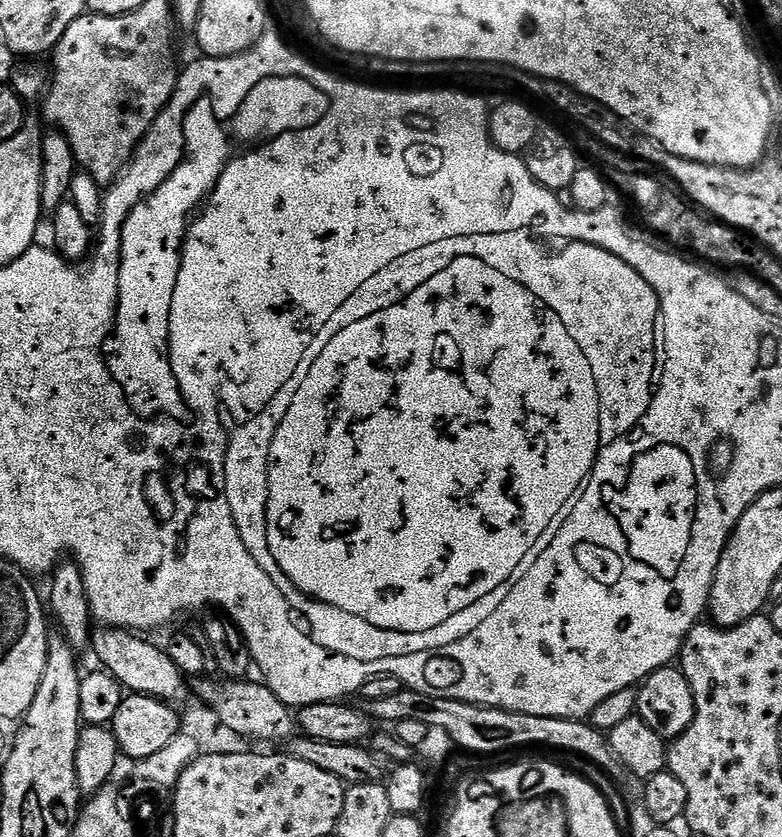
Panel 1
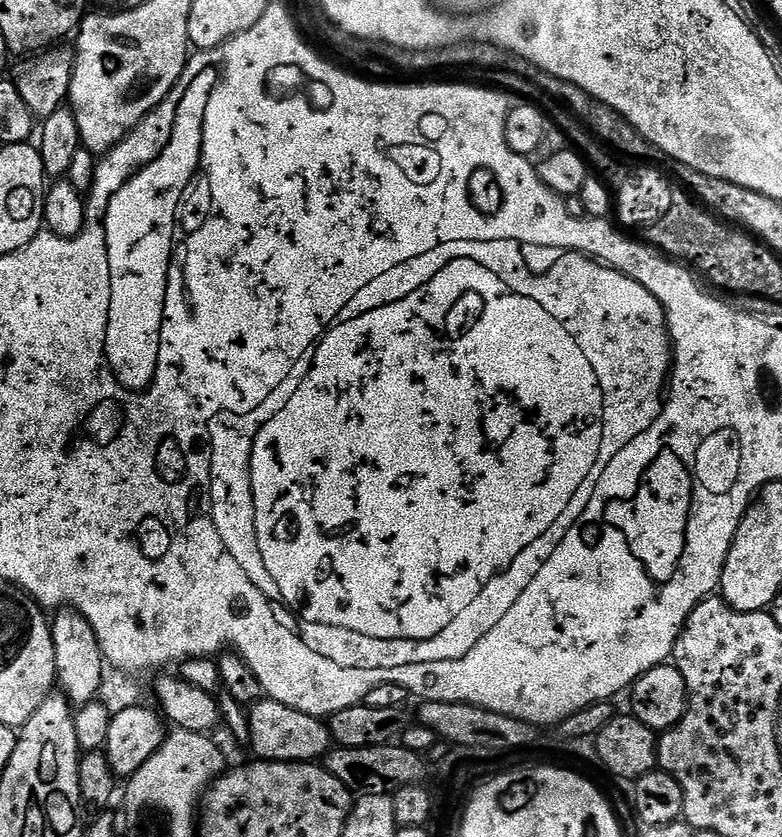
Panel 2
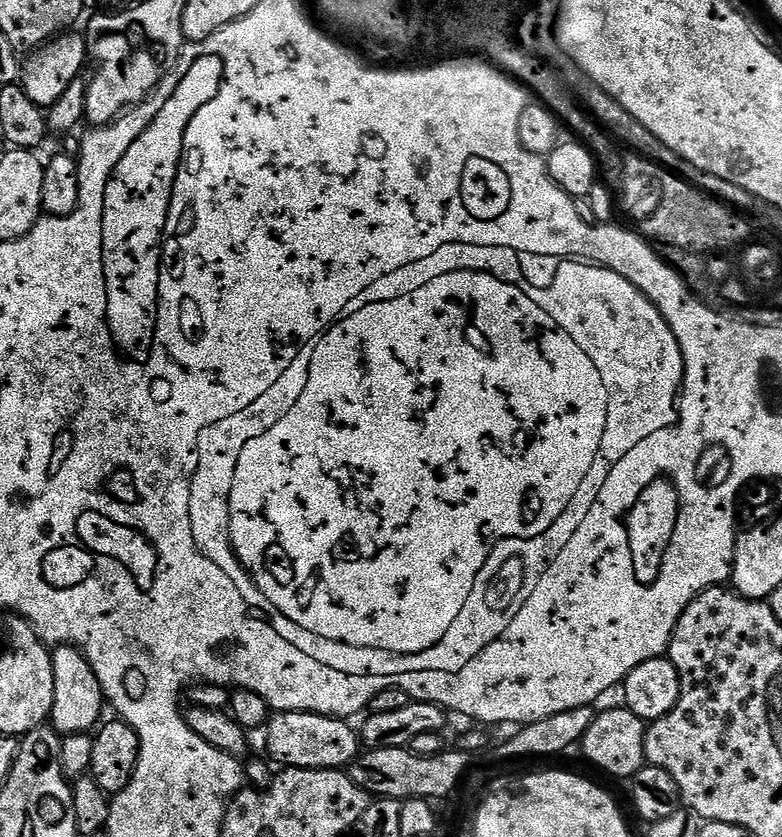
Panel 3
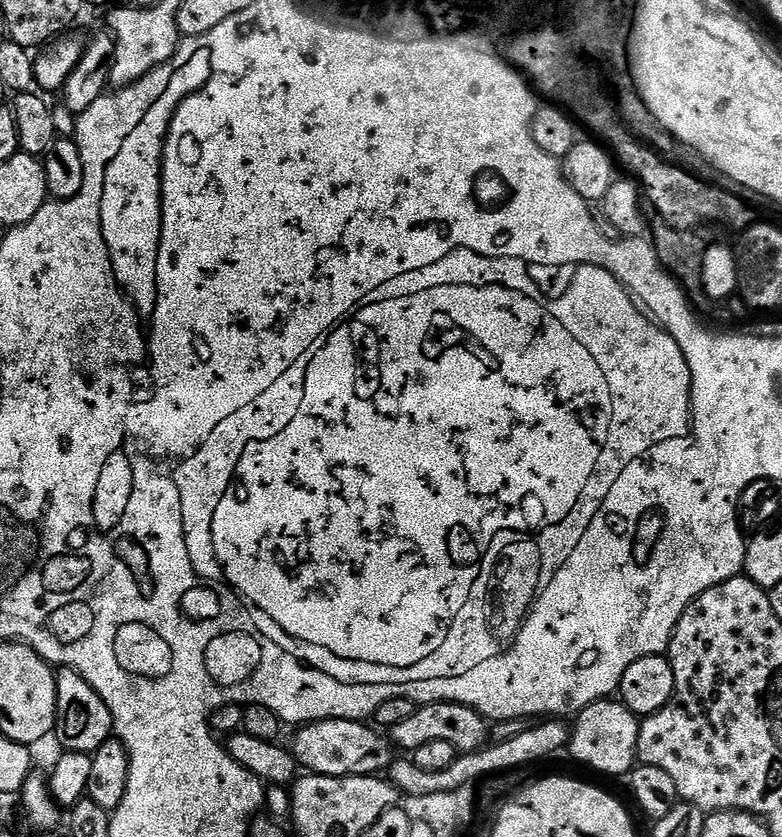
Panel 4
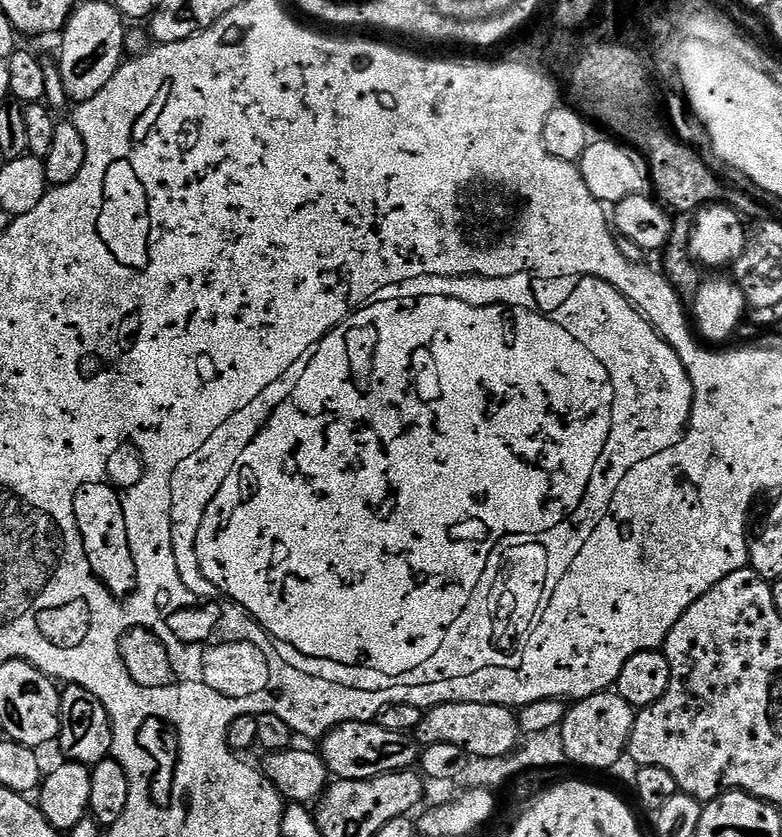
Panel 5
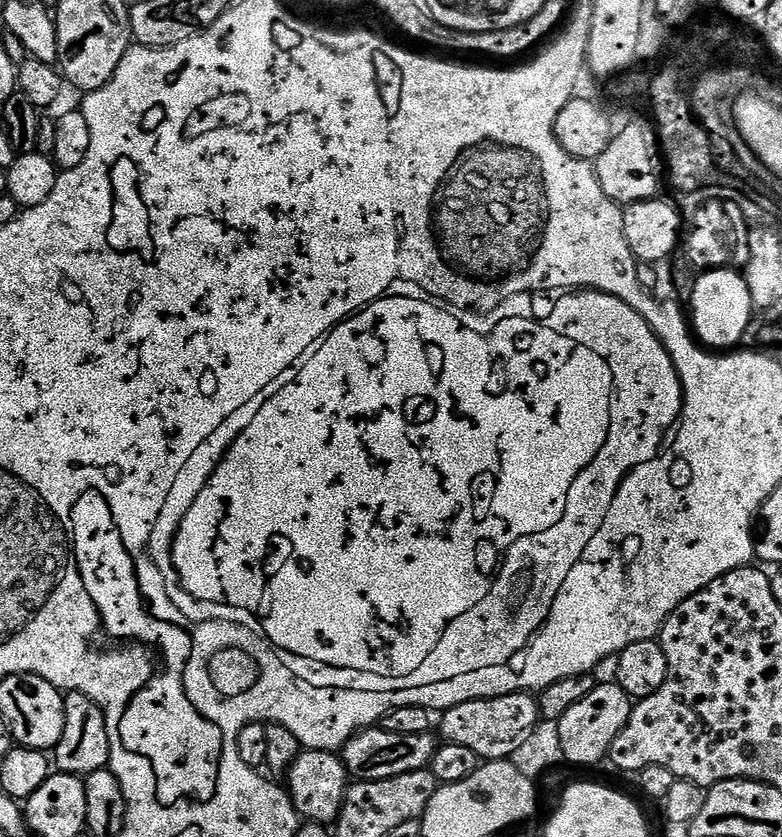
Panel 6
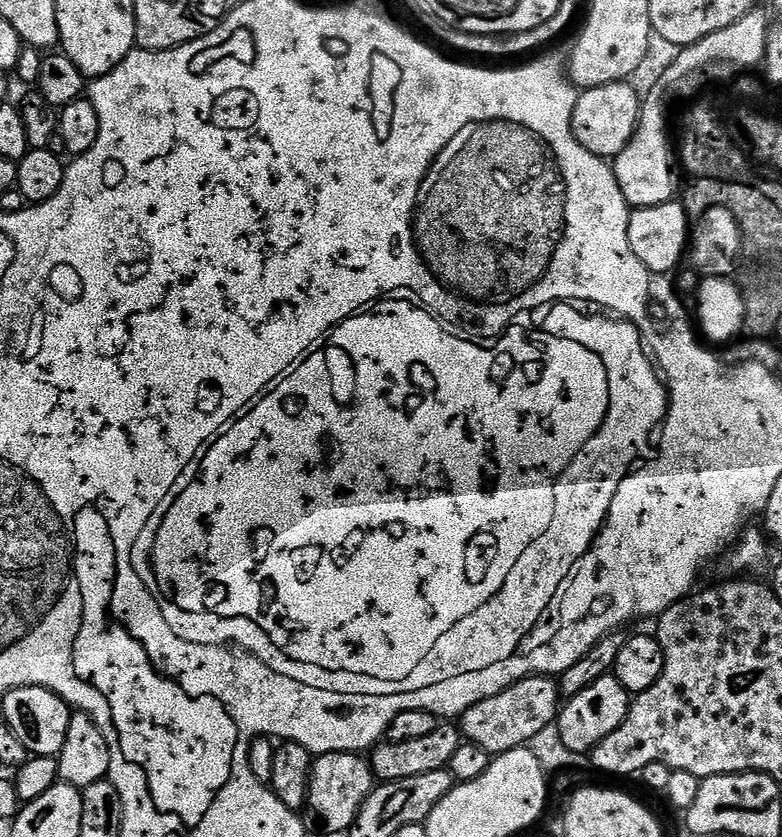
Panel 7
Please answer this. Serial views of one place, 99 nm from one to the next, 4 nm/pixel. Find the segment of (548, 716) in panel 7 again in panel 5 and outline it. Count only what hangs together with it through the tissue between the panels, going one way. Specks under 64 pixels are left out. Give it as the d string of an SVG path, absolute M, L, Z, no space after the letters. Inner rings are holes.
M478 702L435 704L425 711L422 722L414 733L416 743L421 746L434 742L451 742L453 746L462 746L469 757L478 759L510 756L517 750L521 736L520 723L516 721L516 712L513 709Z

